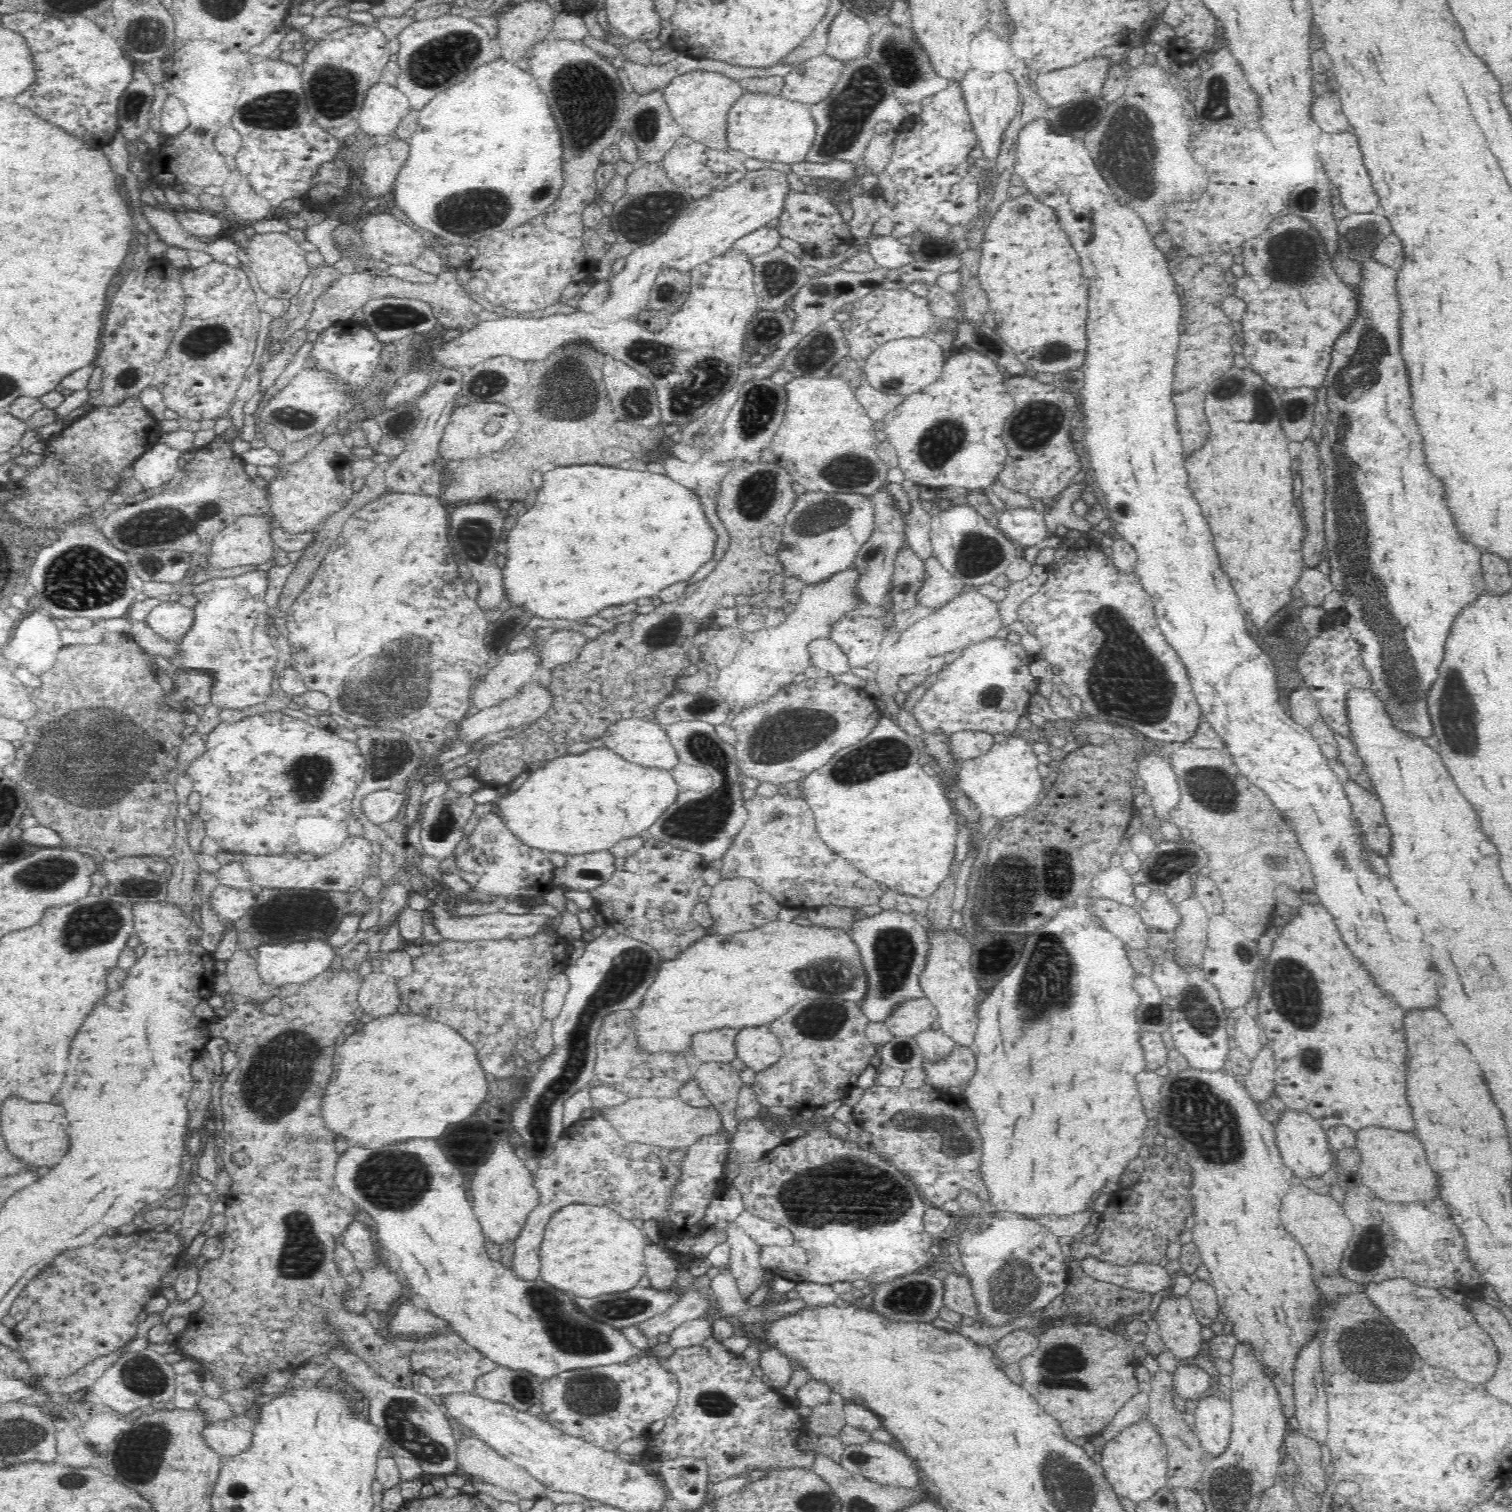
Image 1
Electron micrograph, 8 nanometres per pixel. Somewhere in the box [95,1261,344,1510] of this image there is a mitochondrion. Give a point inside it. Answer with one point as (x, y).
(134, 1459)

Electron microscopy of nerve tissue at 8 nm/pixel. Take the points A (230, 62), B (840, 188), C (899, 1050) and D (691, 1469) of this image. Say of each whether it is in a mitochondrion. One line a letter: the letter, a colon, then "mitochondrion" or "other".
A: other
B: other
C: mitochondrion
D: other

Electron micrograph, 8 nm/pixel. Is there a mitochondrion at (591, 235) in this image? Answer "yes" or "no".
no

